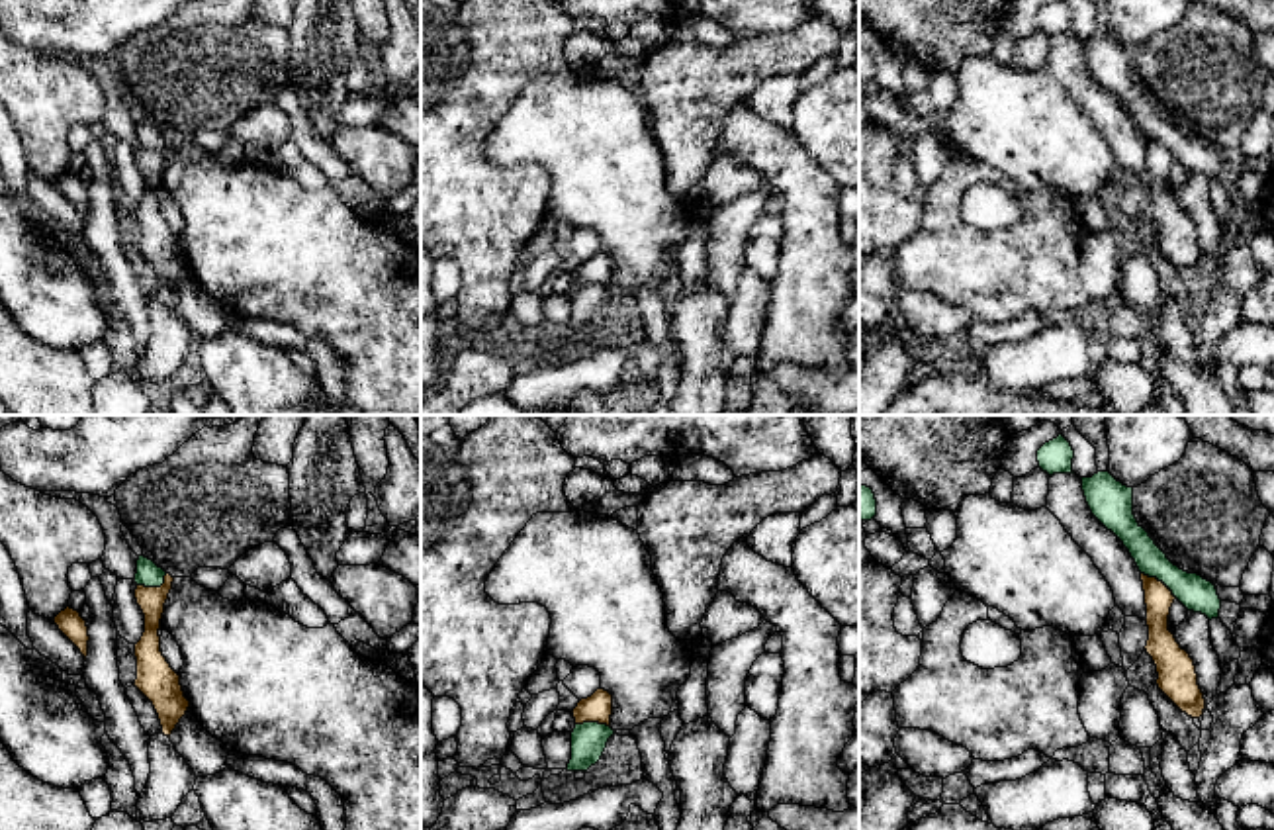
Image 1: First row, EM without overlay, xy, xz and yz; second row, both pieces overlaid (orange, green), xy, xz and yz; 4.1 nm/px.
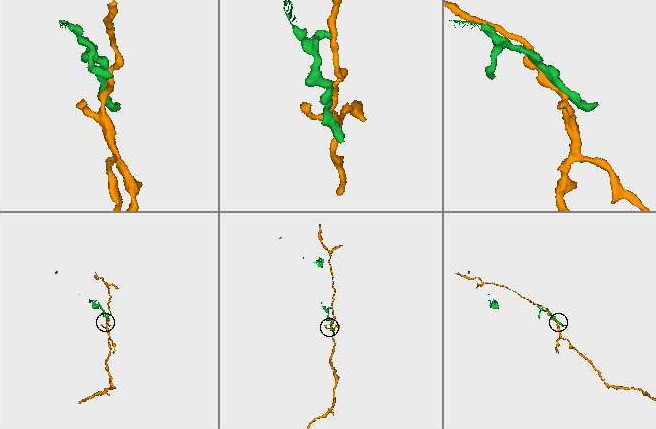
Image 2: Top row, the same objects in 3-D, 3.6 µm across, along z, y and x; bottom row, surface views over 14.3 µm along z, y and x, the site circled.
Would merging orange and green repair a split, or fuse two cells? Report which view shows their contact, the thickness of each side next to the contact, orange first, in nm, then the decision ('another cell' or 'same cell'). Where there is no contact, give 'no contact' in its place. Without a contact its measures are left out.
meets orange in yz; 120 nm thick on the orange side, 140 nm on the other; another cell

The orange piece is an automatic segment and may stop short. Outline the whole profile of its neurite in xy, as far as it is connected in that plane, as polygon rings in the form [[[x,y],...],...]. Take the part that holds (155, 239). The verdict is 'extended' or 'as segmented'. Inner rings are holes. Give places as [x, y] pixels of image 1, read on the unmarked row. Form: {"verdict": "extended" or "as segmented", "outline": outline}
{"verdict": "as segmented", "outline": [[[166,135],[160,149],[137,147],[135,151],[137,166],[145,176],[145,194],[135,206],[137,241],[133,247],[153,264],[162,296],[168,300],[190,268],[180,237],[160,213],[159,190],[172,143],[174,139]]]}

